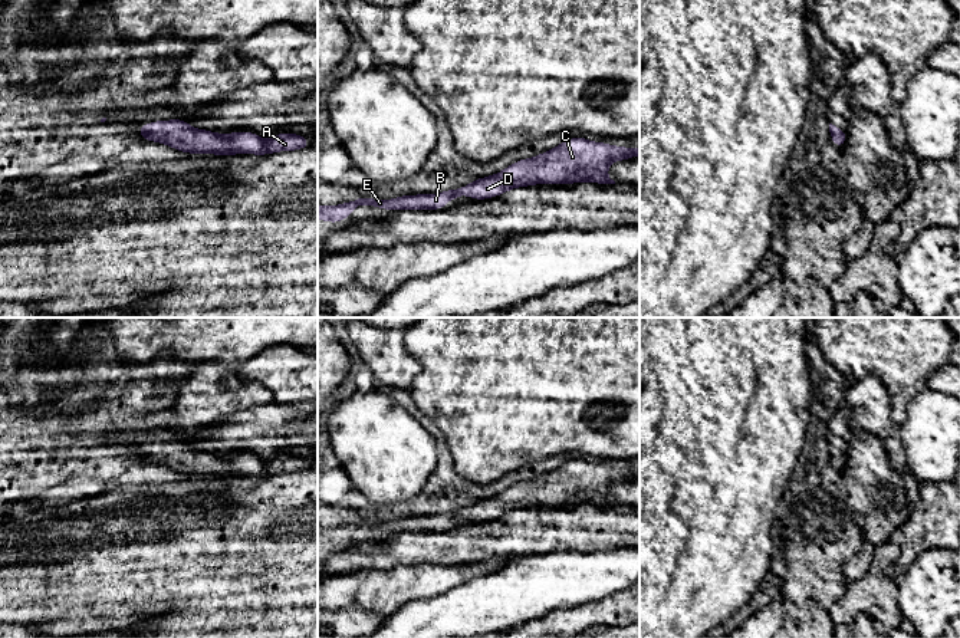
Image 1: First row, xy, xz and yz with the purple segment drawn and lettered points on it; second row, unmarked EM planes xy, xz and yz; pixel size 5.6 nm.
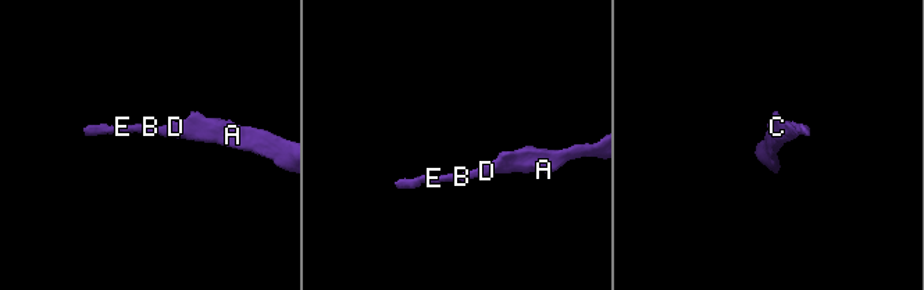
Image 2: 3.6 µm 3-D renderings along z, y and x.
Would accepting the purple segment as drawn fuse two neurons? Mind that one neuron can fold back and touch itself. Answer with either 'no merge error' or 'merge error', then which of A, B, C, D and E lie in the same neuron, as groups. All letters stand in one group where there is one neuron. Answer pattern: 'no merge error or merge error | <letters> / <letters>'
no merge error | A B C D E

